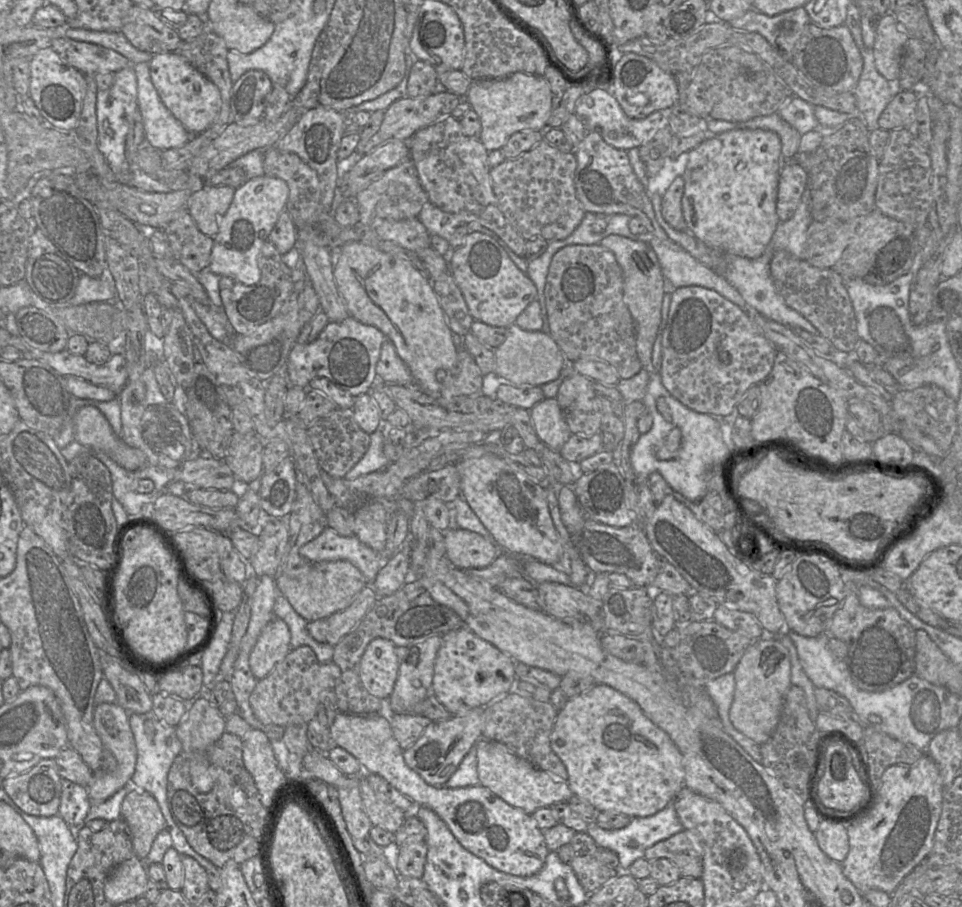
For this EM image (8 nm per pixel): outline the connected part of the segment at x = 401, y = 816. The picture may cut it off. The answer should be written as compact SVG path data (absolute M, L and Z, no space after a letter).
M367 777L360 779L360 788L365 811L373 825L396 834L403 825L407 813L378 797Z

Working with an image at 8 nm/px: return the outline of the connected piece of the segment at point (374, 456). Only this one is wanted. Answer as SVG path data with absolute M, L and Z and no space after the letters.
M382 421L377 430L370 434L370 438L370 446L367 452L360 461L346 473L344 476L345 479L355 480L358 477L381 471L391 463L383 452L385 437L382 431Z

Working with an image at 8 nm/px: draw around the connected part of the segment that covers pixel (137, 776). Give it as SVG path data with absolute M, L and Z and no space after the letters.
M151 711L145 714L130 714L129 723L134 735L137 748L137 762L135 772L131 778L131 786L144 789L157 800L162 814L167 822L167 829L171 835L173 848L180 855L187 855L195 859L206 871L216 868L210 861L198 854L188 843L184 834L175 824L167 802L168 772L175 758L183 751L182 744L176 735L175 726L168 725L158 719Z

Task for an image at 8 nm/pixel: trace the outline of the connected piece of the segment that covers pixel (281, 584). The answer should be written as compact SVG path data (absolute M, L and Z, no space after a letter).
M346 560L312 563L310 571L303 576L290 577L278 573L275 580L278 592L285 596L294 610L308 622L344 610L368 585L361 571Z

